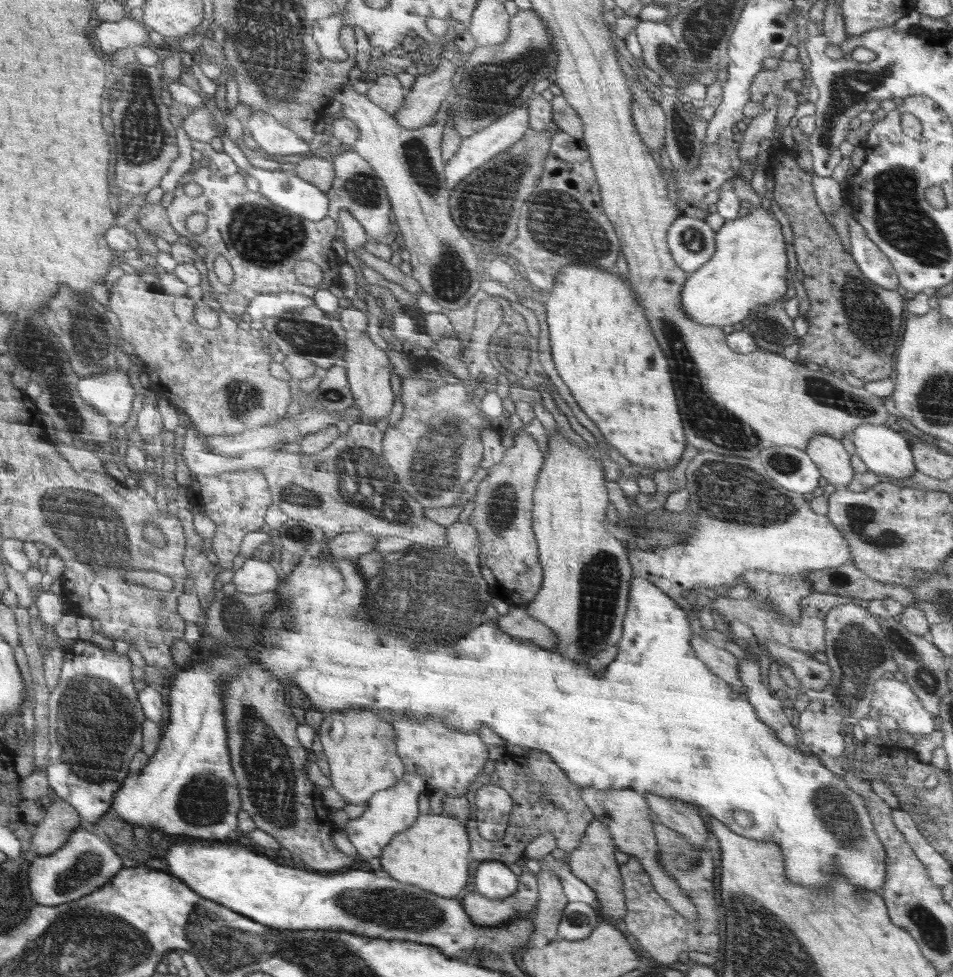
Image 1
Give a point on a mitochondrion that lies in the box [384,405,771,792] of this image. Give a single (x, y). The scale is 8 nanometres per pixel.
(600, 582)

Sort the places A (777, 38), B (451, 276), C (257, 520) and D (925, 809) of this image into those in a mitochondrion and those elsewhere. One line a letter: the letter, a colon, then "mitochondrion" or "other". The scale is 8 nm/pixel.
A: other
B: mitochondrion
C: other
D: other

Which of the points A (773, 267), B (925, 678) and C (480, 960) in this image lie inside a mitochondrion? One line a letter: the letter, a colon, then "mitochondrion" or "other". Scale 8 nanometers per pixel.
A: other
B: mitochondrion
C: other

